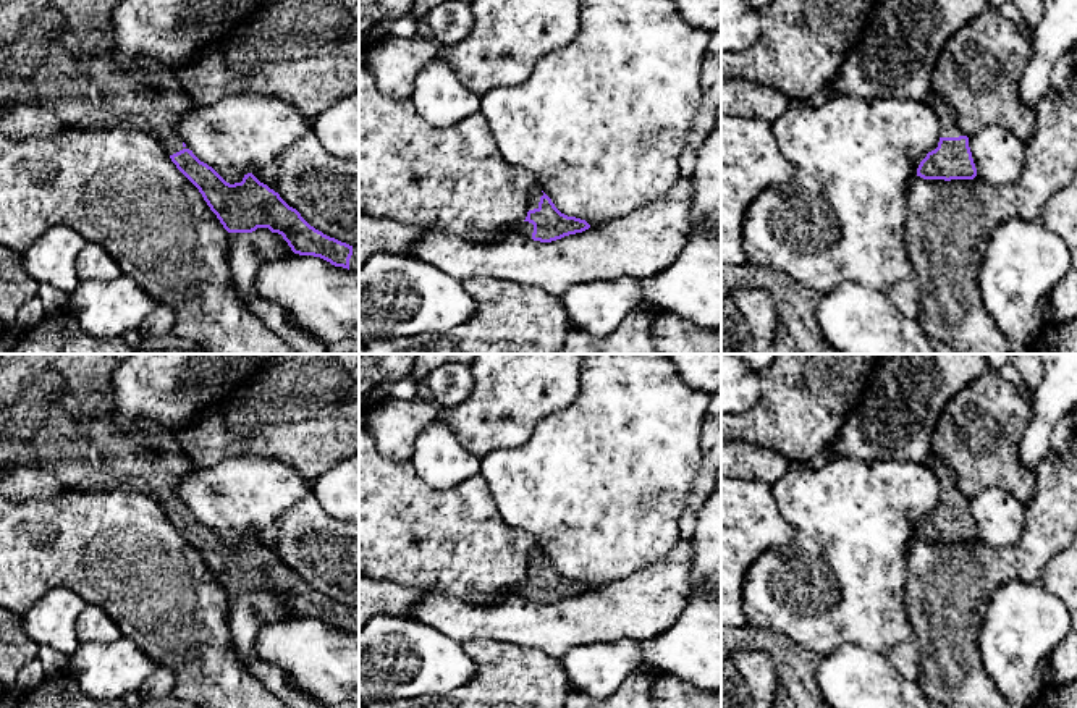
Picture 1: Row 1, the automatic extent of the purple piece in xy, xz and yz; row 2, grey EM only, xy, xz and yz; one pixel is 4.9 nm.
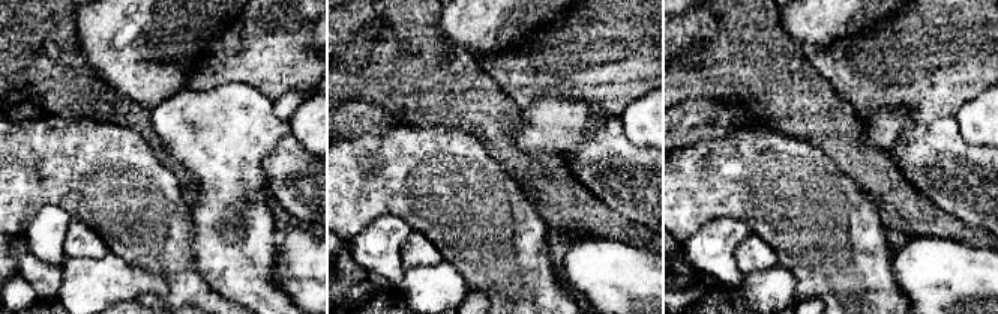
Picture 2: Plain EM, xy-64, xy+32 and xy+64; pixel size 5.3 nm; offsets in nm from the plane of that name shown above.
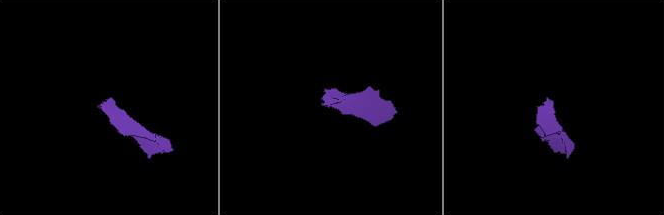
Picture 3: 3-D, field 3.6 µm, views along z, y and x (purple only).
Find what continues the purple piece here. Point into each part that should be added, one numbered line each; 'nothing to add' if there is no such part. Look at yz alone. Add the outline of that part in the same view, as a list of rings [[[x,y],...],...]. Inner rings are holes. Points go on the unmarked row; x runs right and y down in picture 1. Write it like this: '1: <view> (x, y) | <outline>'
1: yz (948, 480) | [[[931,456],[928,461],[940,482],[940,496],[941,499],[959,499],[964,498],[957,487],[957,475],[951,466],[943,459]]]

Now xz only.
1: xz (534, 560) | [[[535,548],[529,556],[529,572],[538,571],[540,559],[543,558],[542,551]]]

